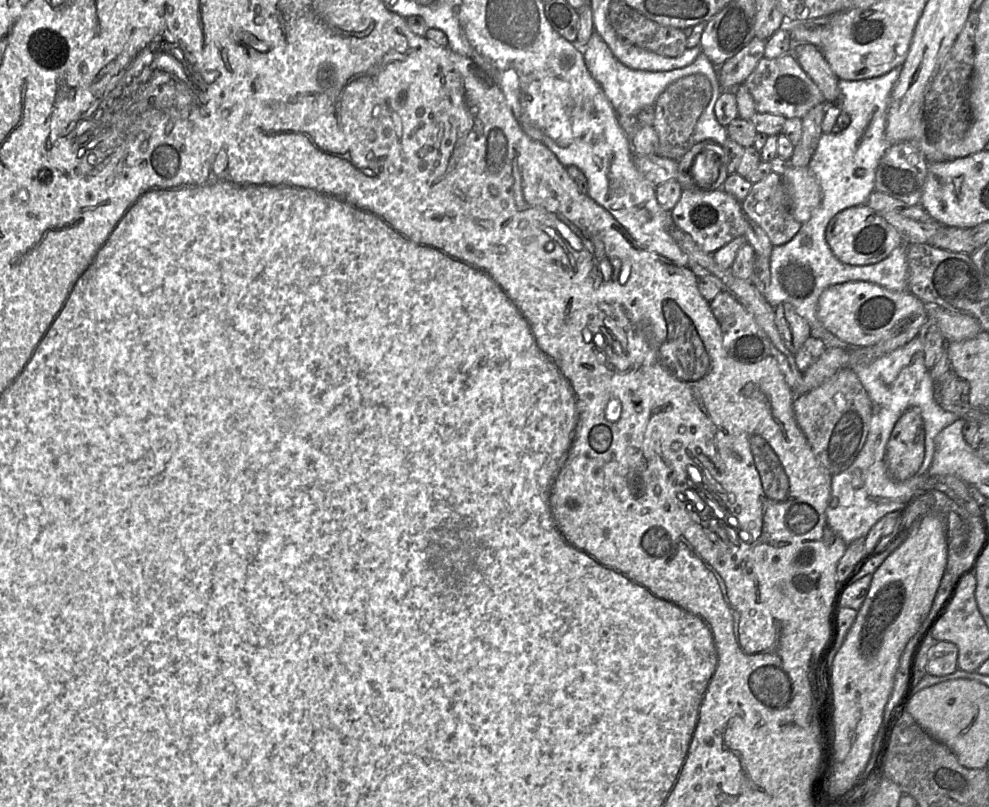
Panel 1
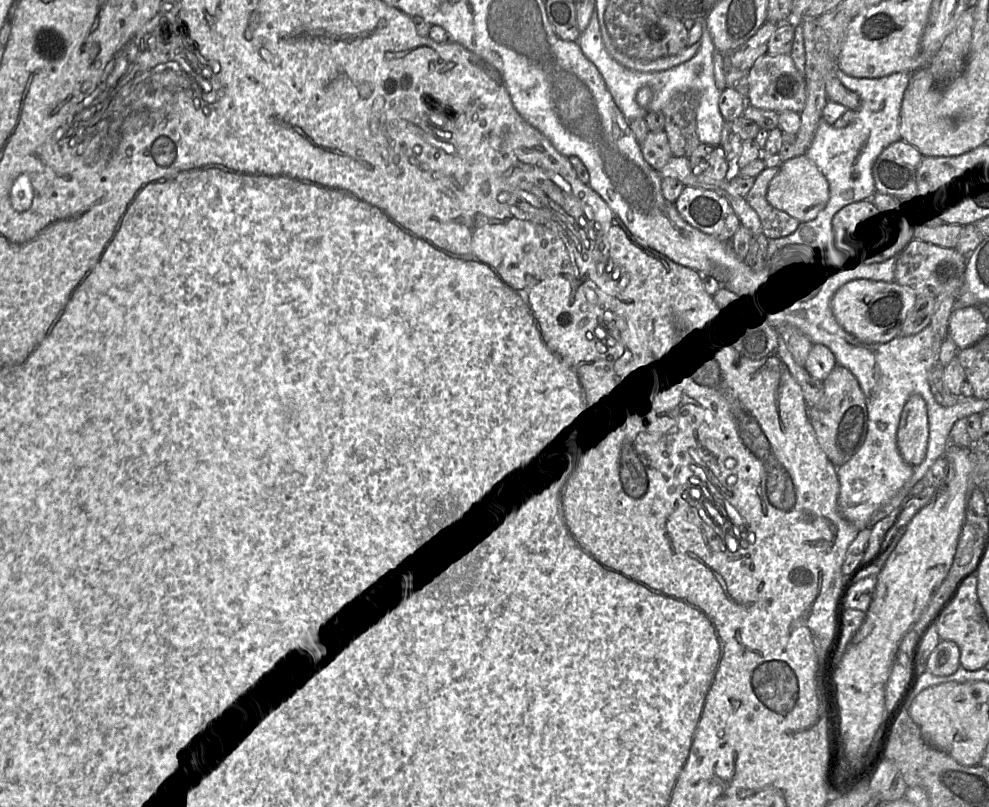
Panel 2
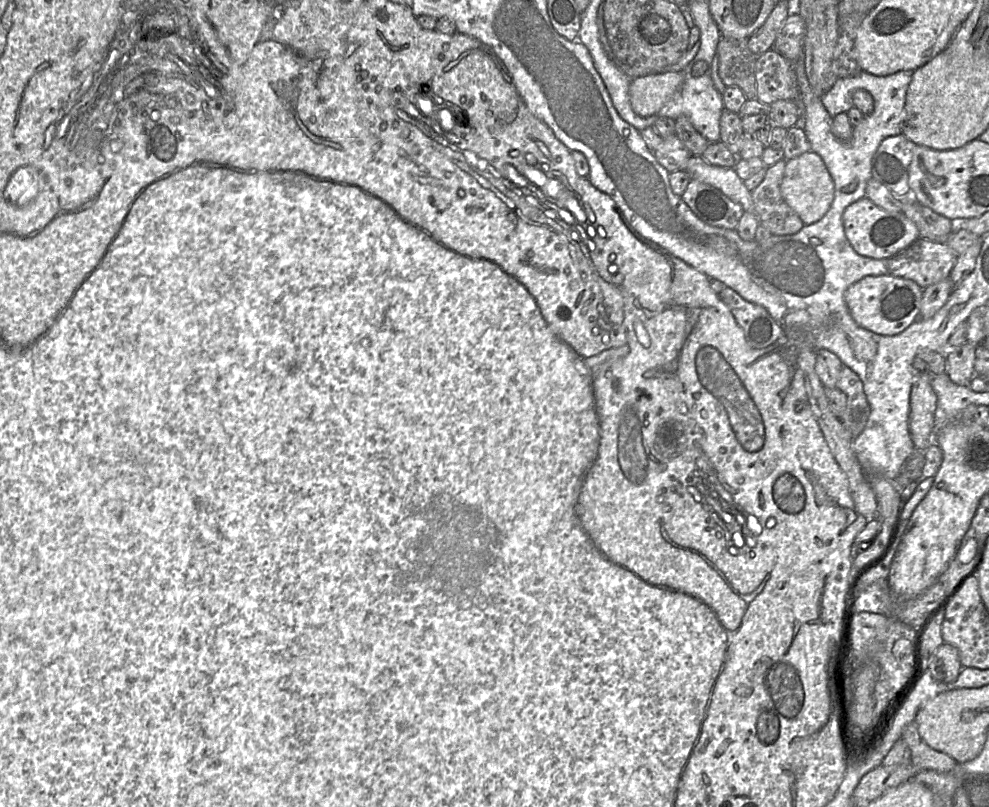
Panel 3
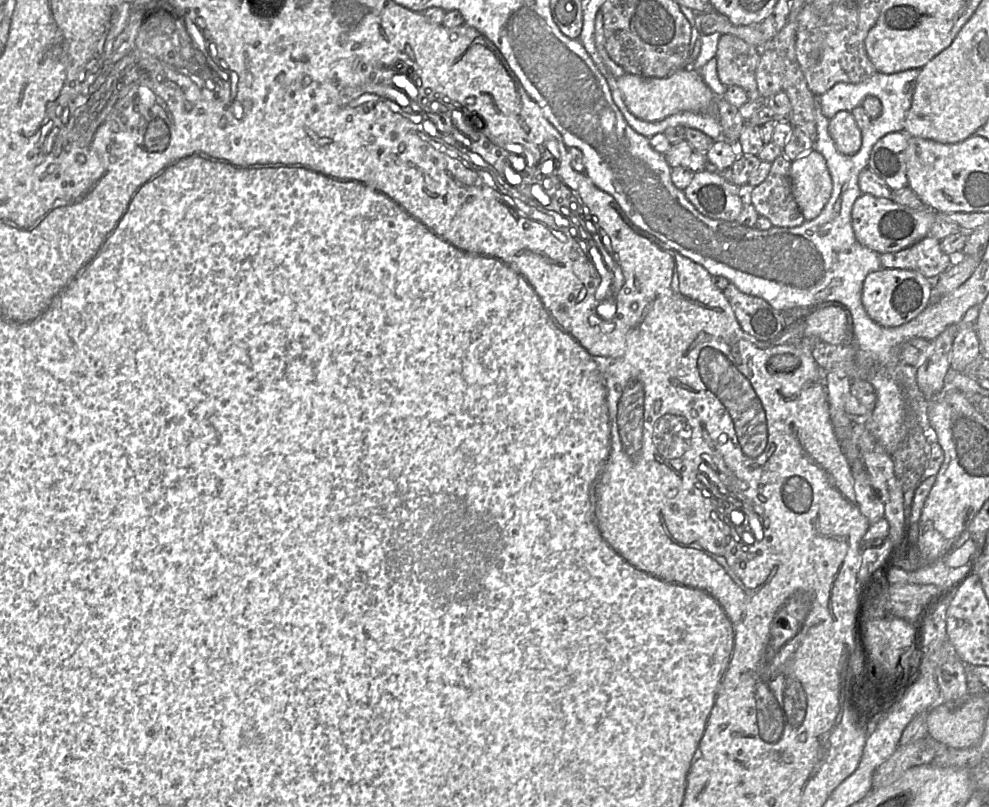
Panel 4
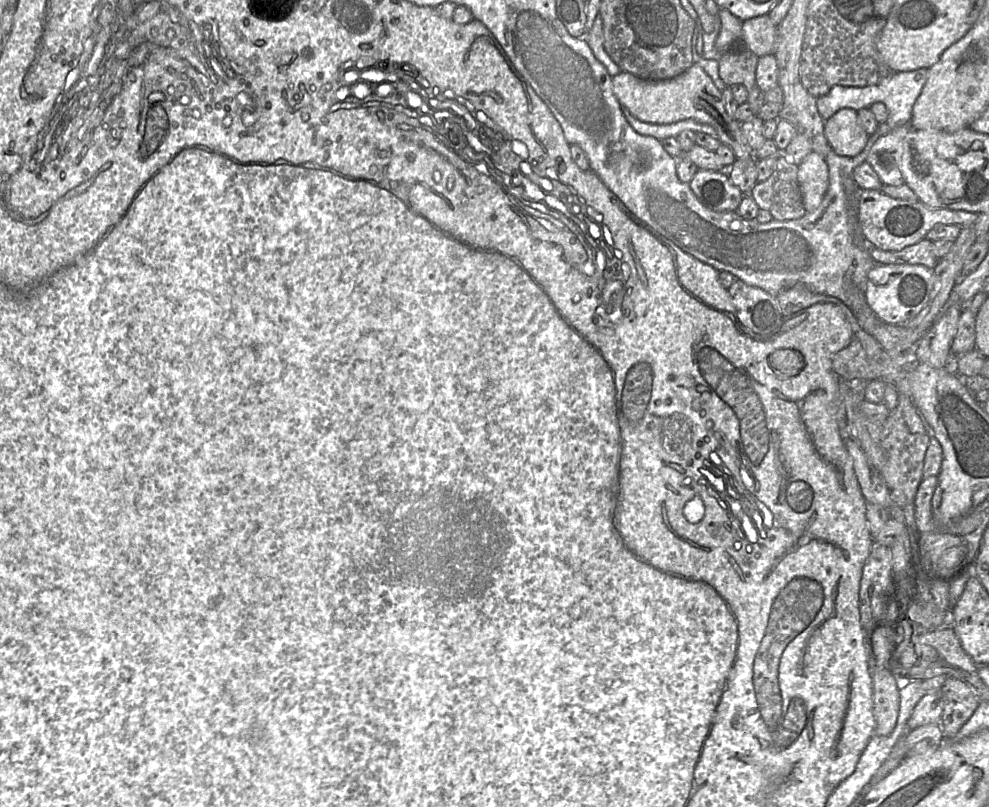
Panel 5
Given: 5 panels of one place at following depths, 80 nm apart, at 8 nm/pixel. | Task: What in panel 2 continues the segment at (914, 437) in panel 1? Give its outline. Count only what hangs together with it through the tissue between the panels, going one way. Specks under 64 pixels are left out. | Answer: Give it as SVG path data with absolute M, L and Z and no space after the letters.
M913 394L904 405L897 428L897 447L905 463L916 467L924 460L928 436L926 403Z

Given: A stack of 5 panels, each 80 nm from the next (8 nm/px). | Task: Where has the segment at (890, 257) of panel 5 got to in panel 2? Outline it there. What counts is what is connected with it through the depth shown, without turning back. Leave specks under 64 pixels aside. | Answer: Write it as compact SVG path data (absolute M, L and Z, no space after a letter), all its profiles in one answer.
M913 238L898 254L895 267L895 281L909 288L916 296L955 293L955 300L963 284L967 256L954 248L944 248L919 238Z

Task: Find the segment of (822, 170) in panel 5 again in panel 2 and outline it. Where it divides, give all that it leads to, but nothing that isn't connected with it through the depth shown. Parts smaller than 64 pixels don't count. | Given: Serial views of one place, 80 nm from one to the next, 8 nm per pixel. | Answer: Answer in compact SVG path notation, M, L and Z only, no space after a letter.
M806 155L783 161L778 174L771 180L767 201L773 207L786 212L800 223L814 220L829 200L829 184L820 169Z

